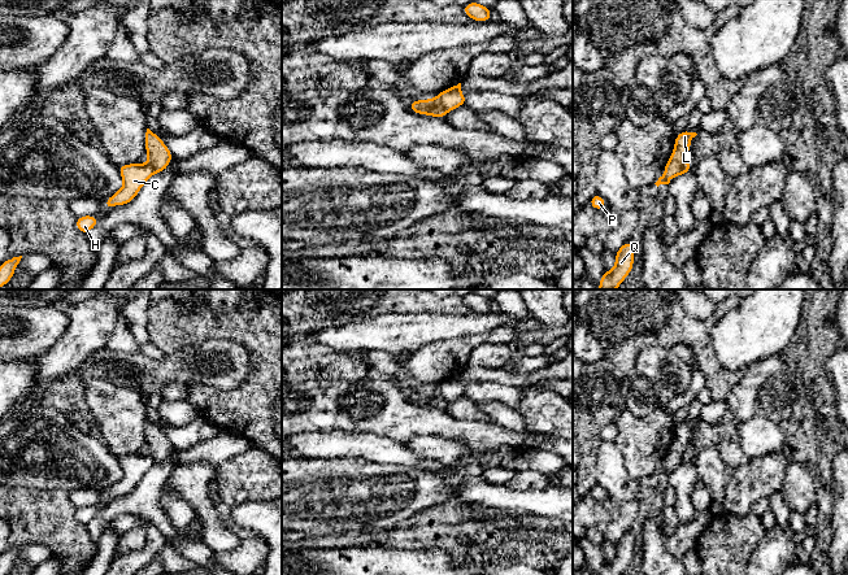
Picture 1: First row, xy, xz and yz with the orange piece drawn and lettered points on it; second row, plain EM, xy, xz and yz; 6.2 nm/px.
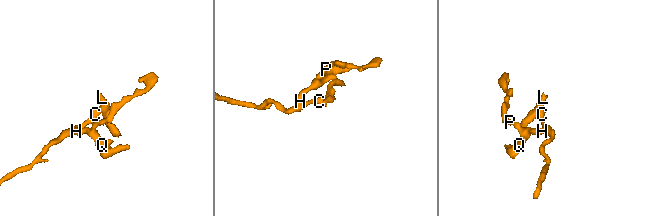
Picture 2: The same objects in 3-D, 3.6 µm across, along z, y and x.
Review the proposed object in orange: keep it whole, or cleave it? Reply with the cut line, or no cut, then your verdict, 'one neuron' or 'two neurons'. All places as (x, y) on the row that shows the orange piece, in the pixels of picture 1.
yz (686, 161), (670, 175) | two neurons

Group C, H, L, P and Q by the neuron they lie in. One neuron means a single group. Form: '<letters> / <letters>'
C H P Q / L

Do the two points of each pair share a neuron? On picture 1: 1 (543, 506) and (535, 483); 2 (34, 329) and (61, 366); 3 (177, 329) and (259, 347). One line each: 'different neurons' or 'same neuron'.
1: different neurons
2: different neurons
3: same neuron

